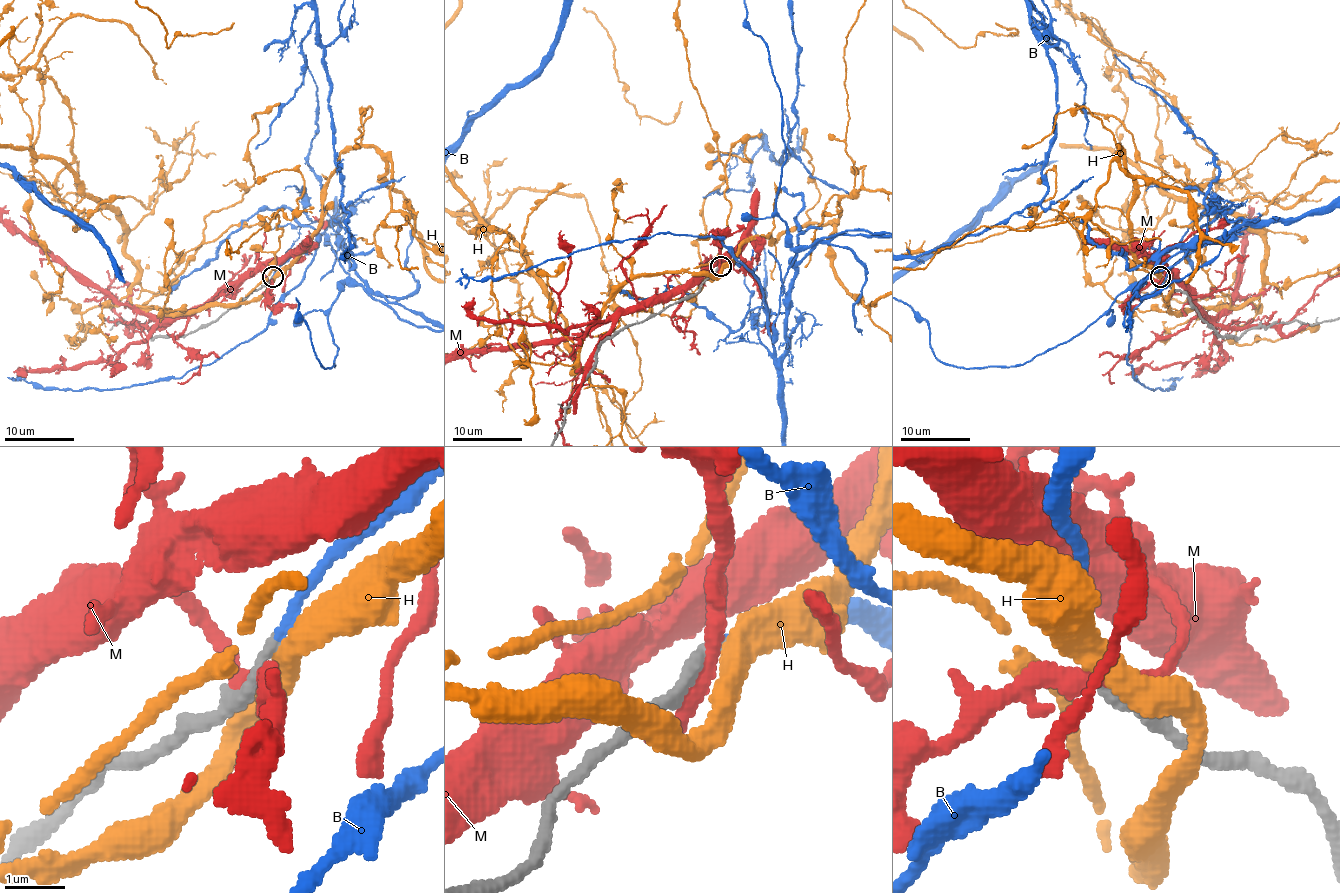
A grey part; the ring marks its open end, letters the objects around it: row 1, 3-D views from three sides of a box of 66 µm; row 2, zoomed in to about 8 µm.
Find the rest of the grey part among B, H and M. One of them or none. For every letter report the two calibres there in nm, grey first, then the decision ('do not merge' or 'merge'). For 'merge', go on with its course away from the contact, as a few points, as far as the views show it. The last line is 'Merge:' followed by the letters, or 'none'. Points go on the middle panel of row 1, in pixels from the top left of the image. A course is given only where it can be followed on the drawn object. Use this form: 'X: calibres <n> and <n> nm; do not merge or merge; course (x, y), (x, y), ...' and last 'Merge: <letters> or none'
B: calibres 170 and 180 nm; merge
H: calibres 190 and 440 nm; do not merge
M: calibres 300 and 260 nm; do not merge
Merge: B

